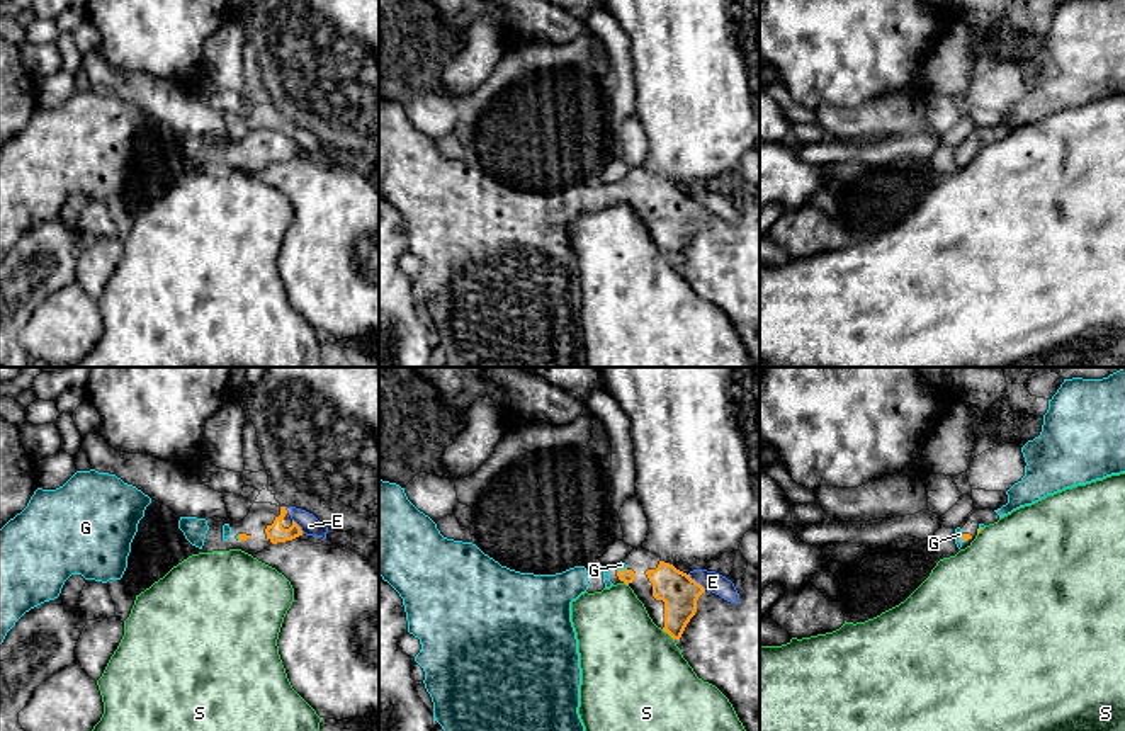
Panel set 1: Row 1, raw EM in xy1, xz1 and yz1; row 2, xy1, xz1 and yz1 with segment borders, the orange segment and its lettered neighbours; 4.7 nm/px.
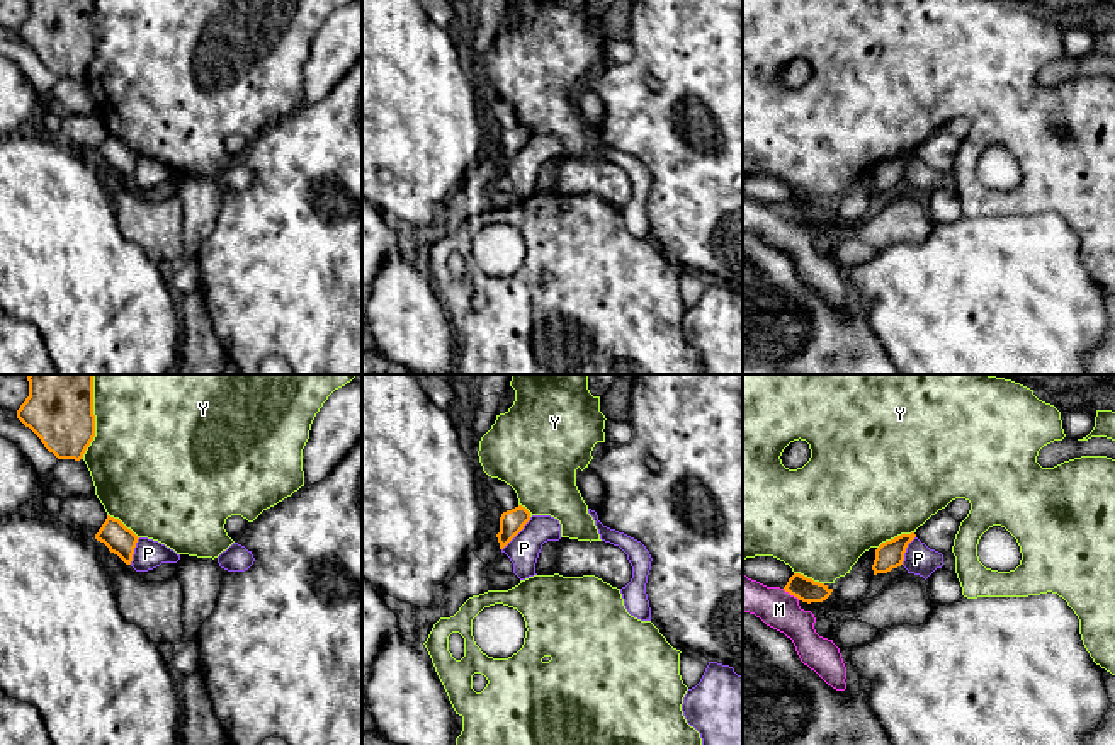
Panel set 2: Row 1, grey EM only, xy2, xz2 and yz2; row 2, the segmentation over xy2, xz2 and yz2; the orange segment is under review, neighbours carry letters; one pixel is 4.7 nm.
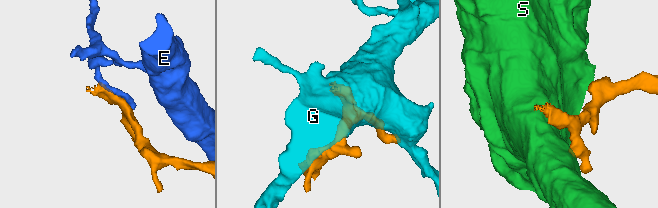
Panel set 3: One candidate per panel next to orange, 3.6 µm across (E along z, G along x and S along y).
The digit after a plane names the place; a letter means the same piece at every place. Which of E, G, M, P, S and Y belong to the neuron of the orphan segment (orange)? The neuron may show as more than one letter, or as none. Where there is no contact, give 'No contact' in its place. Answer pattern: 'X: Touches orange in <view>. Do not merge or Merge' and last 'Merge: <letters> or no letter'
E: Touches orange in xz1. Do not merge
G: Touches orange in xz1. Merge
M: Touches orange in yz2. Do not merge
P: Touches orange in xz2. Do not merge
S: Touches orange in xz1. Do not merge
Y: Touches orange in xy2. Do not merge
Merge: G

